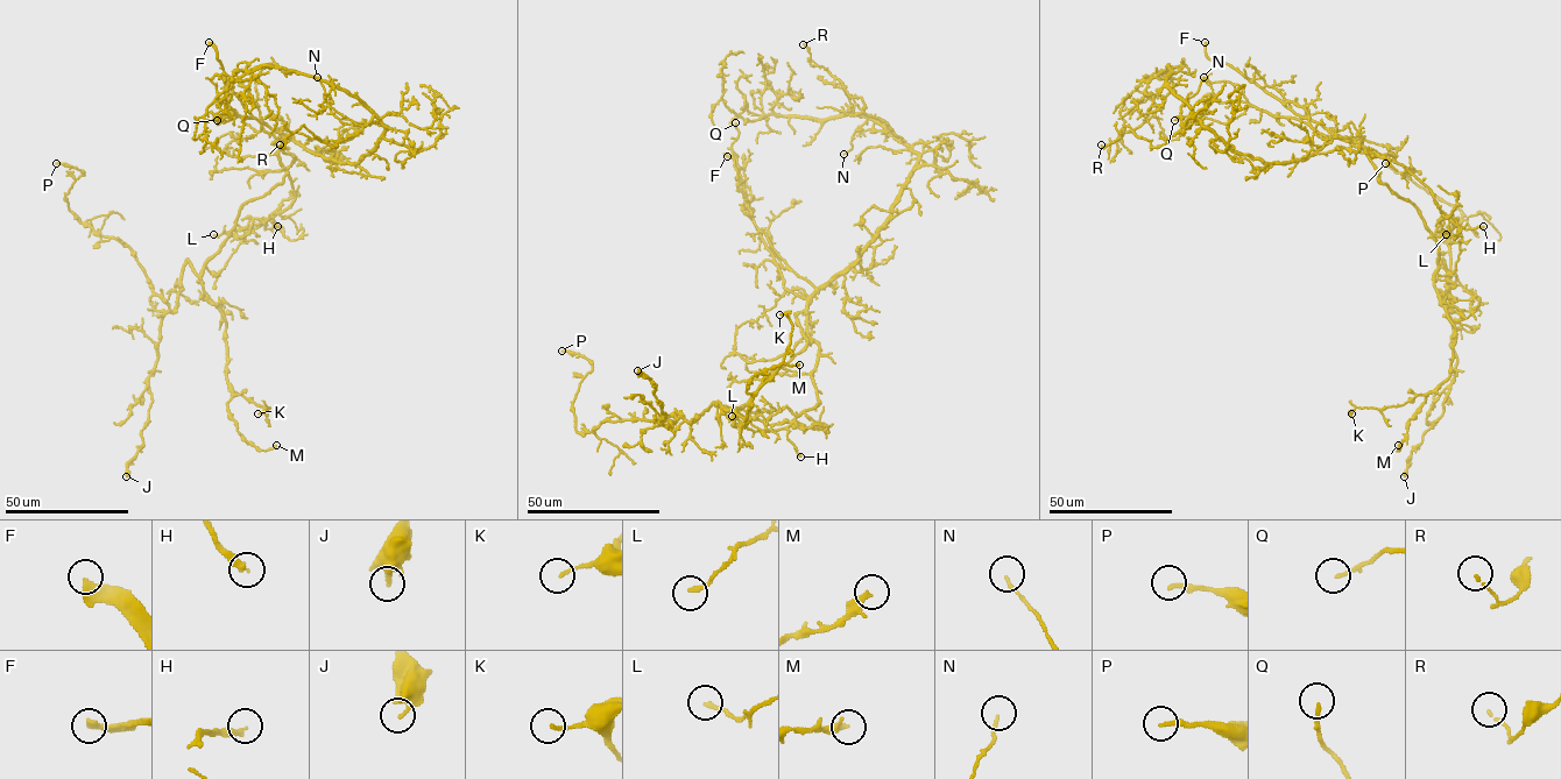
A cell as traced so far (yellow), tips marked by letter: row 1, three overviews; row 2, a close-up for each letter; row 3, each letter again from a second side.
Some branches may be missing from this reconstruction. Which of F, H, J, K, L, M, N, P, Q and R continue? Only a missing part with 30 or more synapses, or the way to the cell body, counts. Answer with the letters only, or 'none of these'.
F

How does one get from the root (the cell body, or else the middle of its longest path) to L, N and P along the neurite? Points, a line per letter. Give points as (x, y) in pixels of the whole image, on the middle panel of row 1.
L: (802, 330), (797, 316), (807, 306), (819, 402), (798, 415), (784, 408), (732, 416)
N: (802, 330), (797, 316), (875, 238), (918, 157), (892, 132), (871, 128), (857, 130), (852, 148), (843, 154)
P: (802, 330), (810, 344), (741, 406), (585, 433), (572, 402), (592, 363), (562, 351)

